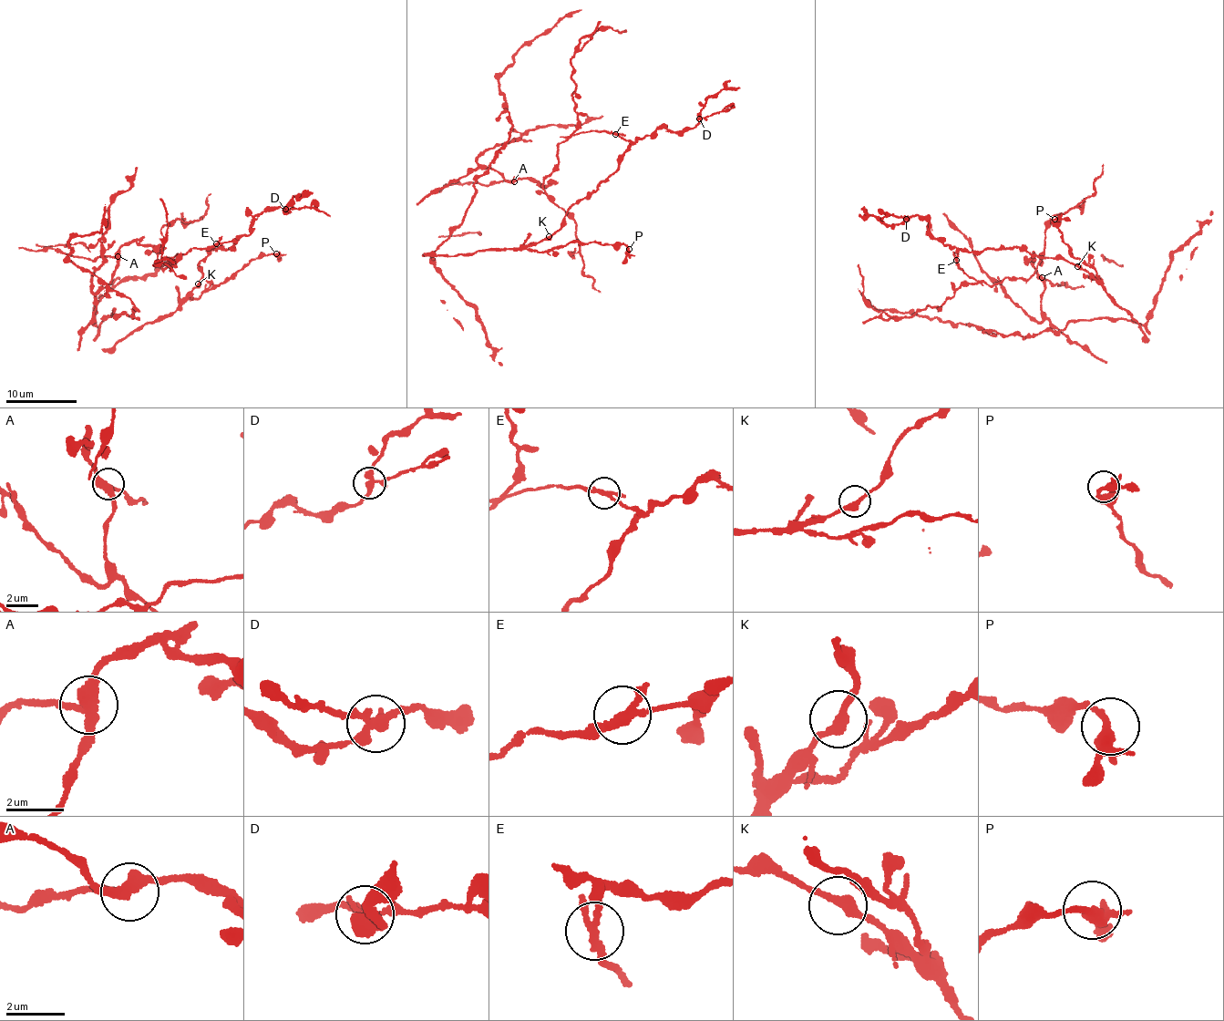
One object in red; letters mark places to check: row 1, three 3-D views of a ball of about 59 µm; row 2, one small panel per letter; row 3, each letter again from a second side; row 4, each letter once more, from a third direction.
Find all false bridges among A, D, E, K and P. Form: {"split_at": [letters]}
{"split_at": ["A", "D", "E"]}

